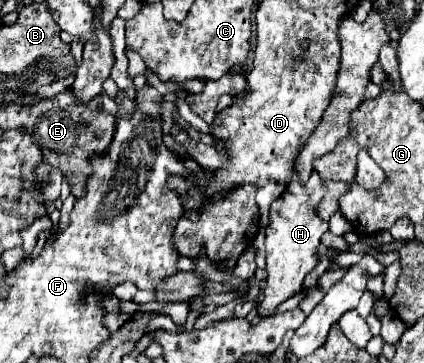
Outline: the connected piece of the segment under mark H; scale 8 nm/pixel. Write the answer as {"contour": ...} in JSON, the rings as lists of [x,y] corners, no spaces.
{"contour":[[[293,170],[293,180],[285,194],[273,202],[269,210],[271,224],[267,228],[265,238],[265,258],[267,258],[267,286],[263,290],[263,300],[257,308],[261,318],[273,316],[277,306],[287,298],[299,294],[303,290],[305,276],[317,266],[317,250],[321,246],[321,236],[329,230],[329,224],[315,216],[313,206],[321,200],[325,186],[321,186],[321,178],[317,172],[311,172],[311,178],[305,186],[299,184],[299,176]]]}

